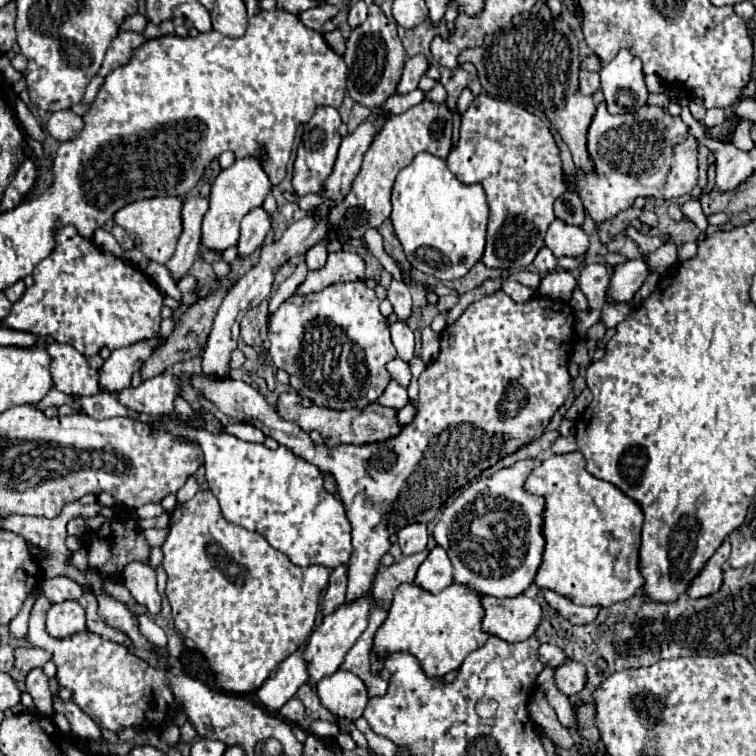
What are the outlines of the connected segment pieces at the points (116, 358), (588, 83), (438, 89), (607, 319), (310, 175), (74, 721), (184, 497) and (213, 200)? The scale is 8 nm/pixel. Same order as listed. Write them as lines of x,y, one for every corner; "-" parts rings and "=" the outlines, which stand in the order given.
159,338
141,340
137,344
117,348
99,368
99,386
109,392
119,392
131,384
131,376
141,364
153,354
153,350
163,344
=
585,70
579,72
579,92
581,94
593,96
599,90
599,86
601,86
601,82
599,82
597,72
585,72
=
439,82
429,92
426,93
426,100
431,102
443,103
447,100
447,90
443,88
443,84
=
613,302
613,304
605,304
603,312
601,312
601,322
605,328
615,328
619,322
623,322
627,316
631,314
629,304
623,302
=
319,106
315,110
313,118
305,124
301,144
297,148
297,158
293,164
293,188
297,194
301,194
301,196
303,194
319,194
323,190
321,184
331,174
339,144
341,144
339,126
341,126
341,116
339,116
337,108
333,108
333,106
=
61,698
53,700
53,708
57,712
63,712
71,724
71,732
81,738
81,740
95,740
95,742
103,742
103,734
101,728
71,700
63,702
=
191,476
191,478
185,482
185,486
177,492
177,504
183,504
183,502
191,500
197,492
199,492
199,484
197,484
197,482
195,482
195,478
=
265,154
261,156
247,156
237,158
229,168
221,170
219,176
213,182
211,196
209,196
209,210
203,218
203,244
207,248
219,248
227,250
229,246
235,246
239,240
239,224
241,218
255,206
261,206
265,196
271,190
271,182
263,170

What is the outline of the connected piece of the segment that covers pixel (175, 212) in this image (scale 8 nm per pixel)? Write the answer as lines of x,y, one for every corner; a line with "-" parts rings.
173,196
139,200
139,202
123,206
115,214
115,224
119,224
129,234
129,238
145,254
147,260
155,260
159,264
165,264
173,256
175,244
179,240
179,234
183,232
181,208
183,208
183,200
181,198
173,198

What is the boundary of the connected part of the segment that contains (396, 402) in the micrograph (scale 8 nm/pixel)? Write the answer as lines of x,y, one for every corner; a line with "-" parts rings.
391,380
387,384
387,390
381,394
381,398
377,400
381,406
389,406
389,408
395,408
395,410
401,410
407,402
409,402
409,396
407,396
407,388
399,386
395,380

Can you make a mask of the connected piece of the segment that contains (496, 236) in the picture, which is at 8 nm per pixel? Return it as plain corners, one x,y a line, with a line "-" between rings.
479,94
467,112
461,116
459,128
459,142
453,146
451,154
447,156
449,170
465,184
479,182
485,188
487,202
489,202
489,226
487,226
487,246
481,262
489,268
505,268
505,270
521,270
531,264
537,252
545,246
543,238
547,226
555,220
553,202
567,192
567,176
563,172
563,164
559,158
559,146
545,126
541,118
527,112
525,108
509,102
497,100
489,94

